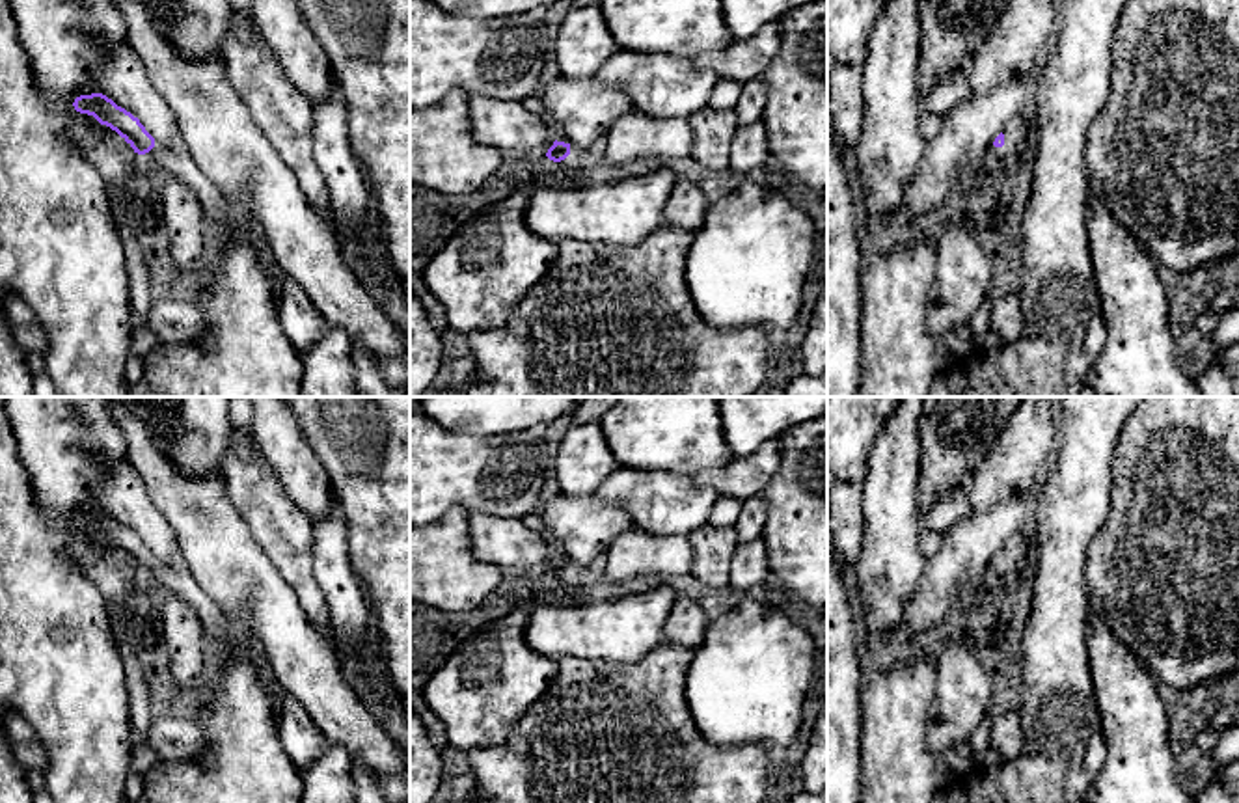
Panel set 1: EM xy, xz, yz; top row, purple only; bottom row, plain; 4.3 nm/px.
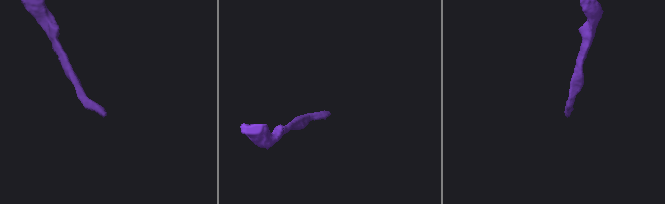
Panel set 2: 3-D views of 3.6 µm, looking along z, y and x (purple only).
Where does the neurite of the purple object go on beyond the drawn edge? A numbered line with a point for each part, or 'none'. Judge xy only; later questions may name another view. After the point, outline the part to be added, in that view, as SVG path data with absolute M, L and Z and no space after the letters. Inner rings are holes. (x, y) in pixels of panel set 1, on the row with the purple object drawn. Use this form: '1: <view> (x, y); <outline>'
1: xy (176, 159); M179 130L173 132L168 147L155 142L155 147L149 153L138 157L142 157L151 168L158 168L190 186L196 192L203 211L220 222L227 235L233 233L237 224L225 218L229 199L224 196L218 184L209 181L196 166Z

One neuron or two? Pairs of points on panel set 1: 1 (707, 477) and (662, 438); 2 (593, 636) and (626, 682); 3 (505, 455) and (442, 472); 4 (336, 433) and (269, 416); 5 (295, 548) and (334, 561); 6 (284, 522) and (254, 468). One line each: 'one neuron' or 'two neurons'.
1: two neurons
2: two neurons
3: one neuron
4: two neurons
5: two neurons
6: one neuron

